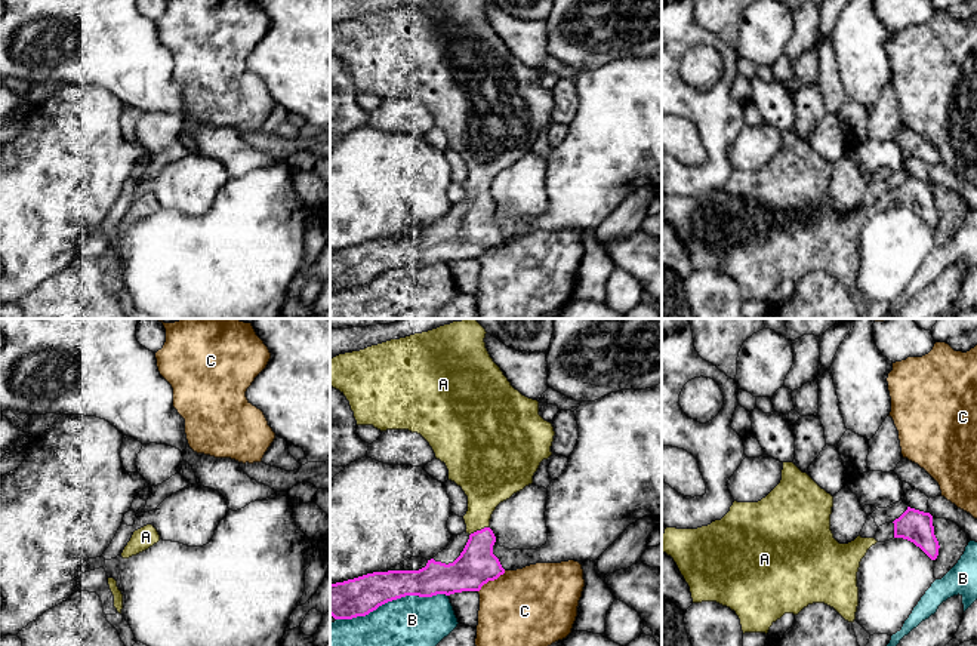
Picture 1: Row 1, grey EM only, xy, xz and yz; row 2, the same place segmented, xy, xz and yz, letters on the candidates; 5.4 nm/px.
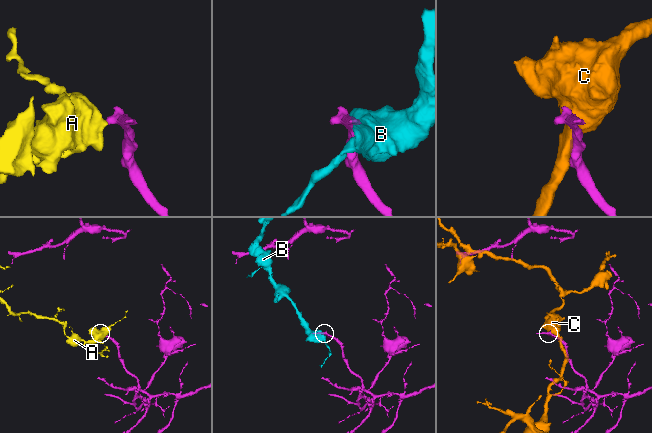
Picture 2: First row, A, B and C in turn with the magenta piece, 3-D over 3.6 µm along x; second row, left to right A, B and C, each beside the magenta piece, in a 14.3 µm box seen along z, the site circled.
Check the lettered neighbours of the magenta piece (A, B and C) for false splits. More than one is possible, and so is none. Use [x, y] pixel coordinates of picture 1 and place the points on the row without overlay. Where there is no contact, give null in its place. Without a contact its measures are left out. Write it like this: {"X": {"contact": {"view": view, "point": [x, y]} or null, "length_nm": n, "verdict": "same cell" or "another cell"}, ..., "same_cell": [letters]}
{"A": {"contact": {"view": "xz", "point": [478, 199]}, "length_nm": 120, "verdict": "same cell"}, "B": {"contact": {"view": "xz", "point": [391, 268]}, "length_nm": 600, "verdict": "another cell"}, "C": {"contact": {"view": "xz", "point": [490, 248]}, "length_nm": 190, "verdict": "another cell"}, "same_cell": ["A"]}

